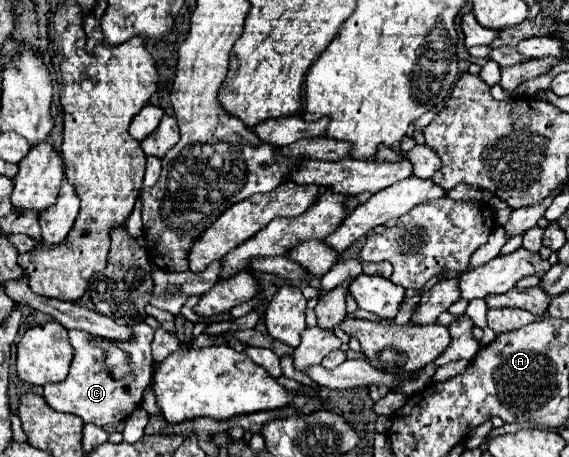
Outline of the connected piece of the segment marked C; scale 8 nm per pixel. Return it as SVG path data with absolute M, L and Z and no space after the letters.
M137 322L131 326L131 338L129 340L115 340L117 347L130 357L131 372L123 378L113 378L109 370L105 368L105 352L101 346L93 344L97 336L85 332L85 330L69 330L71 346L75 348L75 358L69 370L69 376L59 384L45 384L43 386L43 398L47 404L57 412L67 412L79 416L83 422L91 422L95 426L107 426L125 420L141 402L145 388L151 382L153 374L153 358L151 358L151 340L153 340L153 328L149 328L145 322Z

